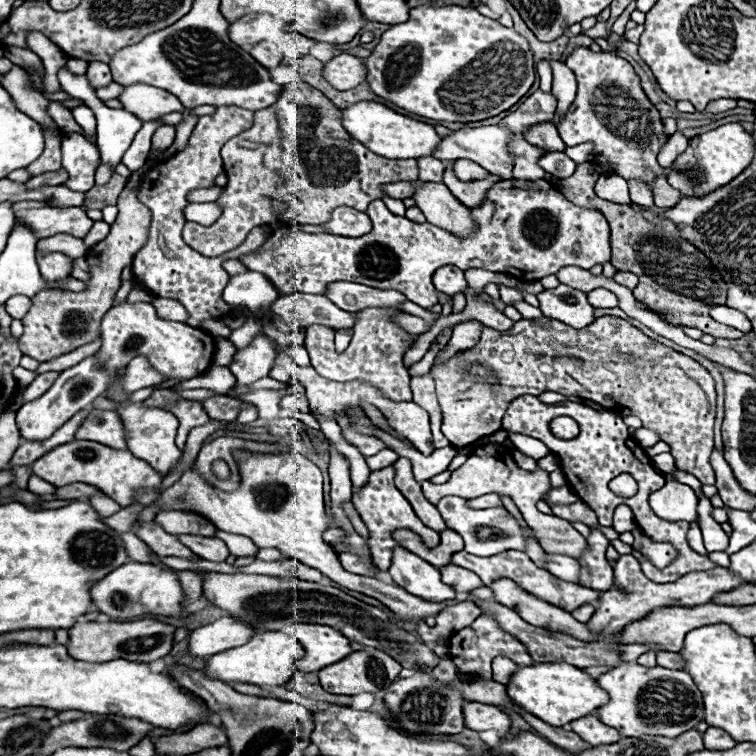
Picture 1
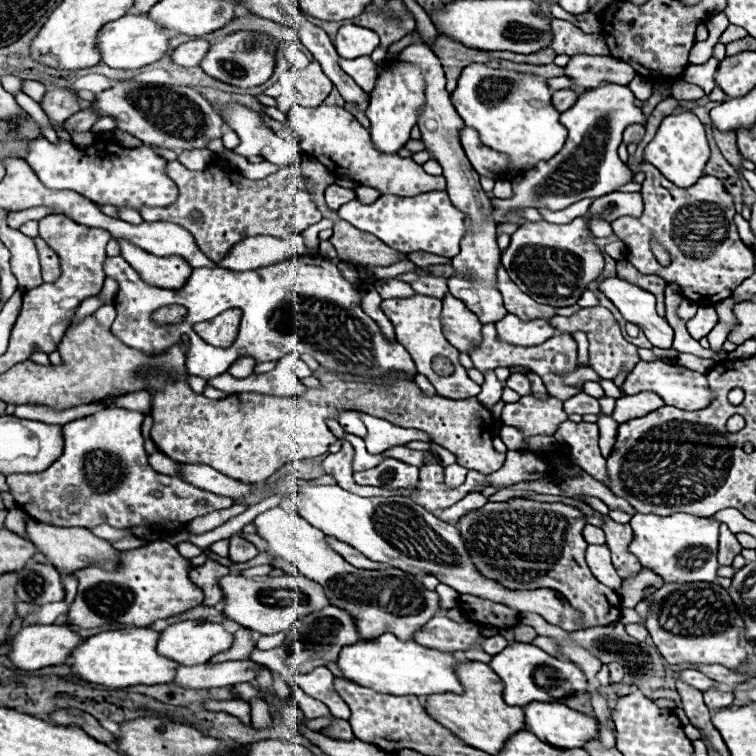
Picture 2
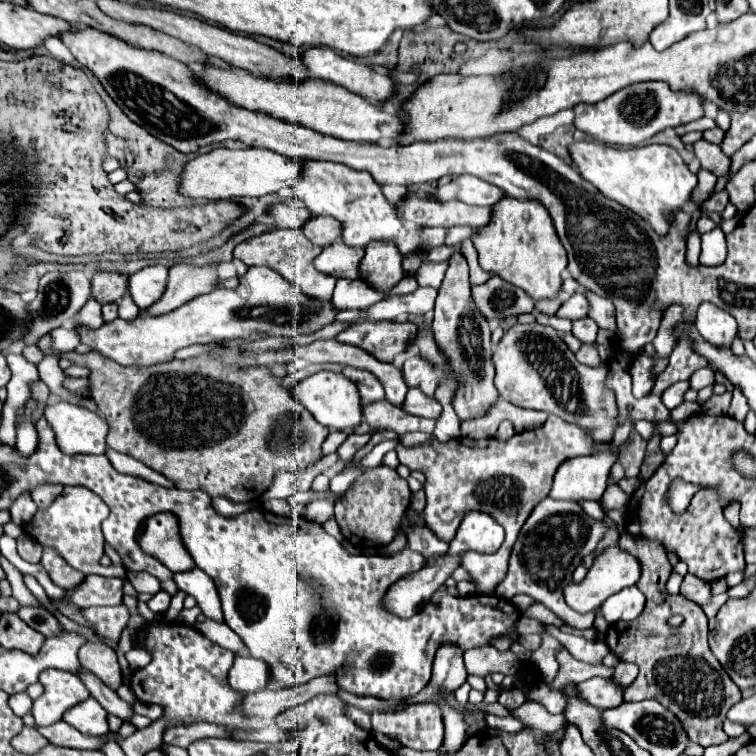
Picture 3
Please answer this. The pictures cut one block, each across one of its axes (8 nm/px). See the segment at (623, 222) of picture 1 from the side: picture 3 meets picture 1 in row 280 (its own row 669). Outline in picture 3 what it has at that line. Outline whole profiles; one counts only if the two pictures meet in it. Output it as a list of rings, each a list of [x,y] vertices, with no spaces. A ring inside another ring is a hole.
[[[622,534],[620,546],[640,560],[642,576],[636,586],[646,596],[646,608],[636,620],[616,622],[608,628],[606,634],[608,648],[616,656],[620,656],[620,660],[634,662],[640,668],[638,678],[628,686],[624,694],[626,702],[644,698],[660,700],[660,704],[676,712],[692,742],[698,742],[700,746],[726,742],[728,736],[722,730],[722,722],[726,718],[726,712],[742,700],[742,694],[708,646],[708,618],[704,610],[694,602],[688,602],[688,598],[684,598],[682,594],[666,592],[666,582],[672,574],[672,566],[666,558],[664,546],[658,540]],[[672,614],[682,614],[686,618],[684,624],[676,630],[666,624]]]

